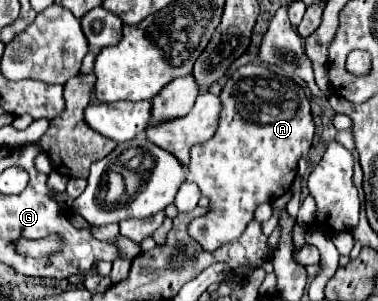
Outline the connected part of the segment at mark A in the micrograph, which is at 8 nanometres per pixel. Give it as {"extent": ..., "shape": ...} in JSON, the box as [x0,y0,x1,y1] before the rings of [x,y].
{"extent":[188,64,314,252],"shape":[[[260,64],[238,68],[228,78],[220,100],[220,126],[208,142],[192,148],[188,164],[188,182],[198,184],[202,196],[210,198],[210,212],[188,224],[188,236],[208,252],[238,240],[260,204],[274,202],[290,190],[296,164],[310,150],[314,136],[304,88]]]}

